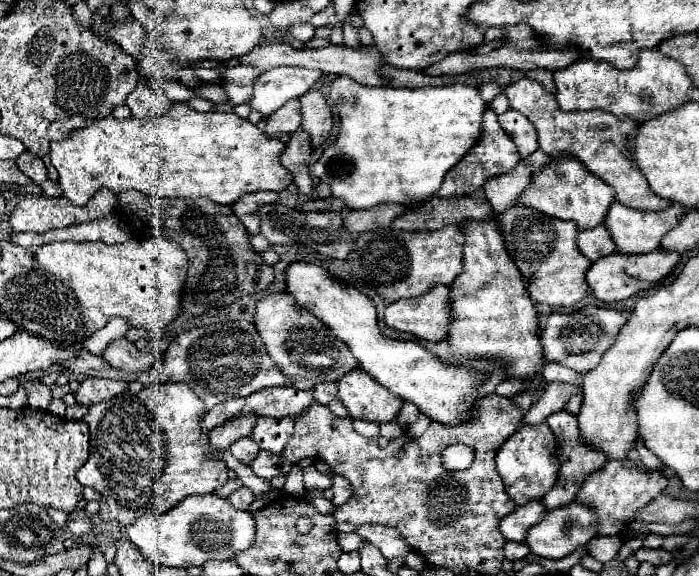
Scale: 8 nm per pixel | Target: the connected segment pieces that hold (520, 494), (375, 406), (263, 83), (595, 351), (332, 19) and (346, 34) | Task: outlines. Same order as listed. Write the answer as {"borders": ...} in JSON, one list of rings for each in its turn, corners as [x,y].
{"borders":[[[[523,424],[513,438],[509,438],[497,452],[497,472],[503,478],[507,494],[517,506],[523,506],[531,500],[541,500],[557,482],[559,458],[557,458],[557,438],[547,424],[529,426]]],[[[353,370],[345,374],[339,382],[339,400],[347,406],[351,418],[361,418],[377,424],[395,422],[403,400],[393,392],[383,388],[363,370]]],[[[273,68],[255,78],[249,106],[259,114],[269,116],[279,110],[287,100],[299,98],[301,94],[311,90],[313,82],[317,82],[319,78],[319,70]]],[[[583,306],[579,310],[567,312],[567,314],[553,312],[545,322],[545,330],[541,330],[543,364],[557,362],[557,364],[569,366],[569,368],[573,368],[575,372],[581,372],[581,374],[593,370],[599,364],[601,356],[613,346],[619,330],[623,328],[625,322],[627,322],[625,314],[611,310],[611,308]]],[[[333,4],[327,6],[325,10],[321,10],[319,14],[315,14],[311,24],[315,24],[315,26],[335,26],[337,24],[337,16],[335,16],[335,10],[333,10]]],[[[353,8],[346,16],[343,26],[343,45],[348,47],[360,48],[361,44],[357,36],[357,28],[353,27],[350,23],[351,18],[357,14],[355,8]]]]}

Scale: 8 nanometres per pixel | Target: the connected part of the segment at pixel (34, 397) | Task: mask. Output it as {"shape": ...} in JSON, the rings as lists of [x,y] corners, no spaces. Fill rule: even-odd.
{"shape":[[[27,382],[25,390],[27,390],[27,402],[31,408],[47,410],[47,406],[51,402],[51,388],[49,386],[45,386],[43,382]]]}

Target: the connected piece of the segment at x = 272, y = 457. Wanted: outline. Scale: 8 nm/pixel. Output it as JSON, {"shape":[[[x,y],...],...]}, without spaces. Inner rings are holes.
{"shape":[[[259,452],[259,456],[253,460],[251,464],[253,472],[265,480],[271,480],[275,476],[287,476],[289,474],[289,466],[281,462],[281,456],[277,454],[269,454],[269,452]]]}

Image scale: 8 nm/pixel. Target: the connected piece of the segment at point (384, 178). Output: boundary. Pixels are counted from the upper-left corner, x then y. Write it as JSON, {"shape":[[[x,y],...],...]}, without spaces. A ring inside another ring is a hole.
{"shape":[[[339,76],[331,82],[331,106],[337,108],[341,130],[335,144],[327,146],[321,158],[313,164],[313,176],[331,186],[333,196],[343,198],[349,210],[365,210],[383,202],[409,202],[431,198],[443,182],[443,176],[477,144],[483,130],[483,112],[489,108],[479,96],[477,86],[424,88],[369,88],[357,84],[349,76]]]}

